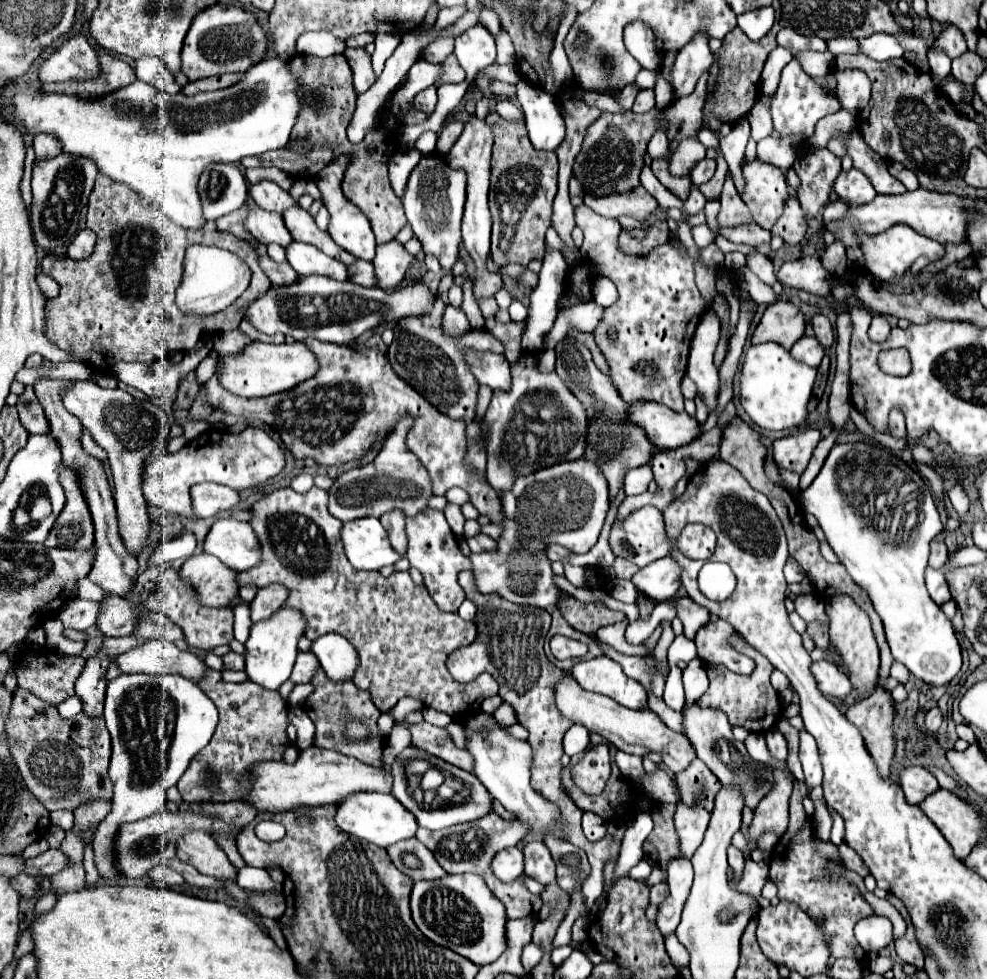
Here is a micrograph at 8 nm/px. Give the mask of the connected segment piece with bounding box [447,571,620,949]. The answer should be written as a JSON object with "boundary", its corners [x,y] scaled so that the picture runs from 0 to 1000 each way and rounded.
{"boundary":[[[468,583],[465,587],[465,598],[471,604],[473,612],[483,618],[483,628],[481,628],[481,638],[483,638],[483,651],[481,657],[473,661],[465,661],[459,665],[453,673],[453,683],[455,687],[465,696],[465,698],[475,698],[483,694],[485,687],[495,687],[502,692],[506,698],[506,712],[516,718],[522,724],[524,739],[530,741],[536,747],[536,761],[540,765],[540,779],[538,779],[538,804],[546,808],[552,816],[560,818],[572,839],[576,841],[576,851],[574,857],[583,863],[589,865],[599,882],[599,894],[591,902],[591,914],[593,914],[593,933],[589,933],[581,947],[579,947],[579,967],[585,969],[589,963],[597,959],[597,939],[595,933],[601,926],[603,918],[611,914],[611,884],[615,877],[625,876],[628,861],[621,859],[616,851],[605,861],[599,861],[593,857],[589,849],[589,832],[587,824],[583,824],[581,816],[570,808],[568,800],[568,773],[570,773],[570,751],[579,743],[579,736],[574,736],[570,730],[566,730],[562,716],[560,716],[560,702],[562,698],[572,689],[572,685],[564,683],[552,667],[548,667],[548,636],[558,636],[558,628],[552,622],[546,620],[536,620],[536,618],[522,618],[518,614],[508,612],[506,608],[487,608],[481,598],[479,598],[478,583]]]}

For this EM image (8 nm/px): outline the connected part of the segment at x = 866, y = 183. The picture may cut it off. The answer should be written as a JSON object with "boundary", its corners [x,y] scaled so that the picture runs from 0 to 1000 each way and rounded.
{"boundary":[[[865,171],[860,177],[856,177],[856,175],[850,177],[850,181],[846,183],[844,193],[852,203],[859,206],[860,213],[880,207],[889,199],[880,181],[874,175]]]}

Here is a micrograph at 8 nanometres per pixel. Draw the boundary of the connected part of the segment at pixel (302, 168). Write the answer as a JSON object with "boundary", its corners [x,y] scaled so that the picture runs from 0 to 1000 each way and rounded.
{"boundary":[[[309,56],[307,68],[299,68],[297,77],[303,85],[303,103],[307,105],[307,111],[303,113],[303,122],[295,134],[295,144],[313,144],[315,154],[313,156],[301,156],[295,150],[287,150],[283,154],[273,154],[262,160],[264,171],[281,171],[289,175],[293,181],[301,183],[315,183],[321,179],[335,162],[358,156],[358,148],[352,144],[350,132],[356,124],[356,117],[360,113],[360,91],[358,91],[358,75],[352,64],[350,56],[335,56],[335,58],[319,58]]]}

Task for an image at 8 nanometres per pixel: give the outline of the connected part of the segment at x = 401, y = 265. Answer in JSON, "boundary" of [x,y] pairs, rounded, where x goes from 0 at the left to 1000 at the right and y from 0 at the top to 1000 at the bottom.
{"boundary":[[[394,246],[390,250],[384,250],[382,260],[378,265],[384,295],[388,295],[388,297],[400,295],[408,287],[416,267],[418,267],[418,260],[414,260],[408,254],[408,250],[404,250],[402,246]]]}

